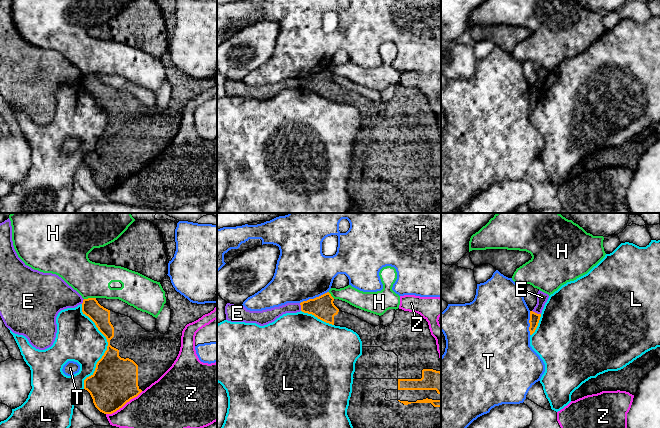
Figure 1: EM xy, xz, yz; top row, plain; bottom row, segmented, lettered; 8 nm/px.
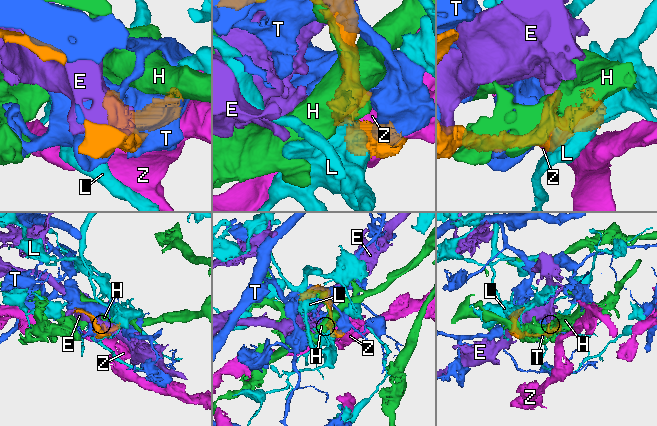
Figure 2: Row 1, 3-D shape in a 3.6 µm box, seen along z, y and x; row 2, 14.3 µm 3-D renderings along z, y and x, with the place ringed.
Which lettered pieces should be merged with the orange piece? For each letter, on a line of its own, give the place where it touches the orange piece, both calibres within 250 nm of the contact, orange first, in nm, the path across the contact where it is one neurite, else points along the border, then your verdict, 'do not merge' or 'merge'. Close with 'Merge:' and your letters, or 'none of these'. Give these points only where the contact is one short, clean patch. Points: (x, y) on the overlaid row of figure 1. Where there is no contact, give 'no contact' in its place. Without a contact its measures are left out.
E: contact yz (536, 313); calibres 80 and 90 nm; do not merge
H: contact xy (89, 298); calibres 150 and 280 nm; border xy (95, 297), (84, 299); do not merge
L: contact xy (107, 347); calibres 340 and 360 nm; do not merge
T: contact xz (314, 298); calibres 190 and 440 nm; do not merge
Z: contact xy (124, 404); calibres 380 and 340 nm; do not merge
Merge: none of these

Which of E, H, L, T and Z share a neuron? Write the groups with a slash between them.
E / H / L / T / Z

